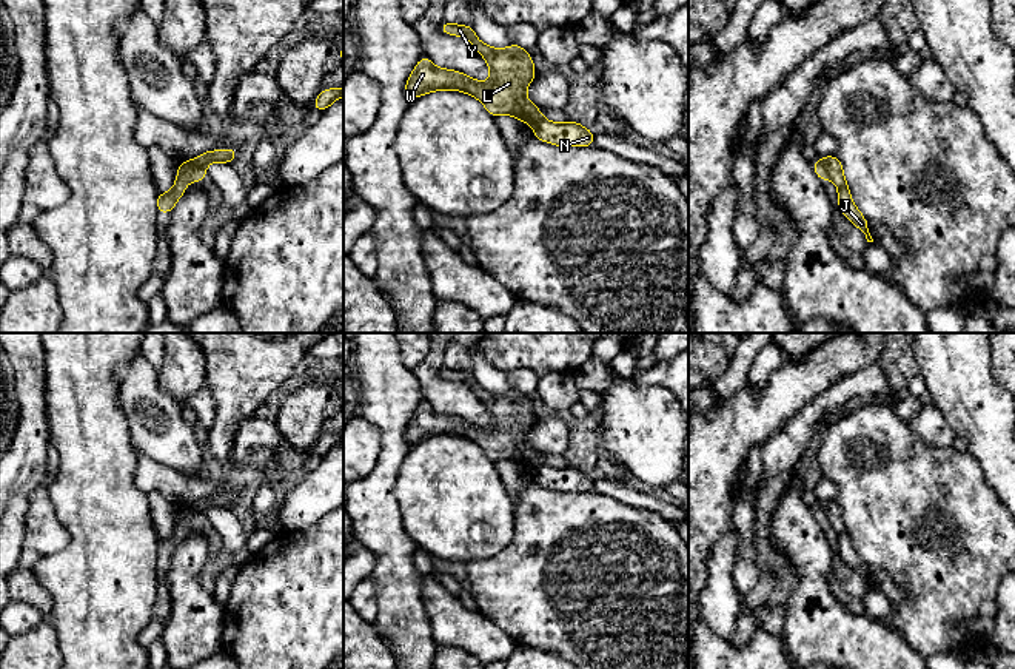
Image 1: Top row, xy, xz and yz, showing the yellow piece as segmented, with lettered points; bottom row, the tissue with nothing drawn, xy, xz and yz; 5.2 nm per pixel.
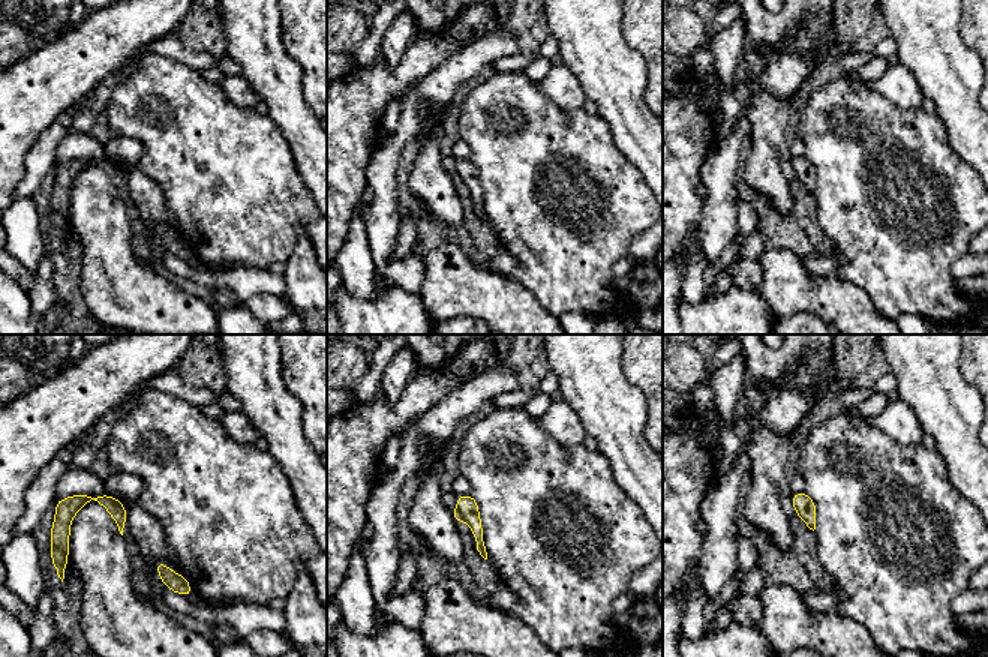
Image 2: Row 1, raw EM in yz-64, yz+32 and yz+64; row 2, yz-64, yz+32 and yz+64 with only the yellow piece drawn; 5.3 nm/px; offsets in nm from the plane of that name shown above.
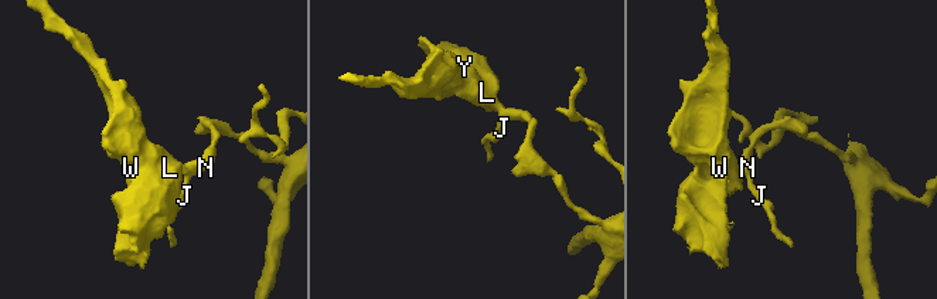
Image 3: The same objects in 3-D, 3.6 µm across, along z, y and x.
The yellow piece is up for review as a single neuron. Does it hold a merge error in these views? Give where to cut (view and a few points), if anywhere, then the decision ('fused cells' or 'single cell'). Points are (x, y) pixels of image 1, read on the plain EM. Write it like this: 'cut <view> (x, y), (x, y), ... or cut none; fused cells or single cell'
cut yz (820, 504), (829, 521); fused cells

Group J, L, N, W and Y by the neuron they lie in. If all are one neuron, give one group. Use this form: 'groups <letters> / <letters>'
groups J N / L W Y

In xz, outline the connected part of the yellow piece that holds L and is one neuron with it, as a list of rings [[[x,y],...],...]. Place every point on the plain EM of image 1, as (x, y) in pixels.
[[[442,367],[439,376],[468,384],[487,405],[491,424],[482,429],[454,415],[439,415],[428,402],[422,401],[405,429],[410,444],[430,436],[454,435],[474,441],[493,462],[510,459],[530,470],[544,466],[541,455],[525,442],[527,432],[538,421],[528,396],[516,388],[507,395],[491,393],[477,384],[473,371],[467,370]]]

